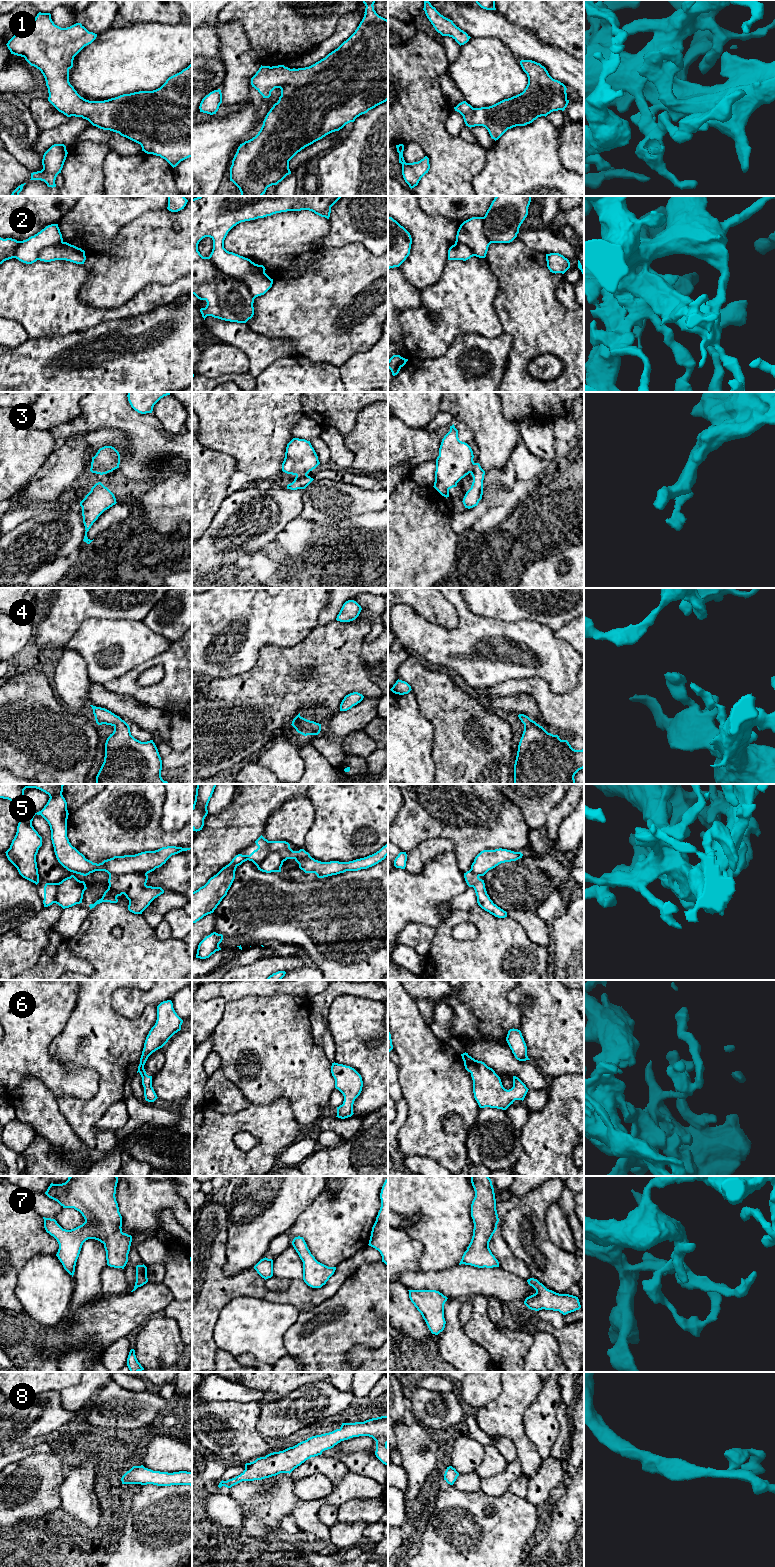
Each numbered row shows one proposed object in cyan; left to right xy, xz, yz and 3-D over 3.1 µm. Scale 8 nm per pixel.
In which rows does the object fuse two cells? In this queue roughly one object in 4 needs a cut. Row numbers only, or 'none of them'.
3

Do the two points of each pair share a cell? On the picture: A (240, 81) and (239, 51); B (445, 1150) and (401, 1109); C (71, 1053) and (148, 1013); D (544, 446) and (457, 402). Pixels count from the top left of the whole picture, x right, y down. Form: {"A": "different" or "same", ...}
{"A": "same", "B": "different", "C": "same", "D": "same"}

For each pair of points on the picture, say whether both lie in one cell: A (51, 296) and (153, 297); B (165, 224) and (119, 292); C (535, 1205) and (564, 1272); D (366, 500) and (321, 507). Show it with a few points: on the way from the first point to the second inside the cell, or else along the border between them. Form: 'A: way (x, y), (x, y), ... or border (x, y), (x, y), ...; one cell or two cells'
A: way (75, 314), (118, 314), (127, 310); one cell
B: way (152, 241), (119, 275); one cell
C: way (535, 1222), (539, 1233), (539, 1247), (547, 1255); one cell
D: way (355, 500), (332, 501); one cell

